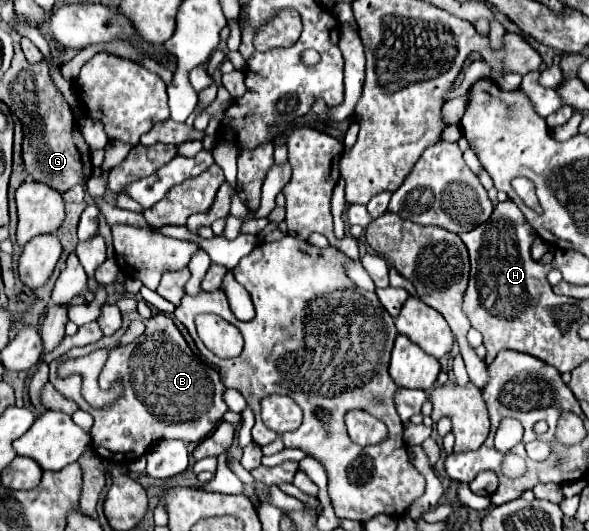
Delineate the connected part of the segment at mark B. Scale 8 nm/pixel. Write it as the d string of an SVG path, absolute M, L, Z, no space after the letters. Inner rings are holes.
M158 313L152 319L144 321L144 325L146 331L126 347L118 345L118 339L126 331L126 325L122 325L122 329L116 335L102 337L100 341L86 347L74 347L64 355L64 359L72 359L88 355L96 349L110 349L108 361L100 375L100 389L108 389L116 377L122 377L124 395L122 399L118 399L116 405L108 409L92 409L82 399L80 375L58 379L56 365L60 363L60 357L50 363L50 383L56 387L56 391L76 401L80 409L88 411L94 417L94 427L90 431L94 451L108 461L118 463L136 461L148 451L148 447L154 441L160 439L200 443L202 439L206 439L206 435L210 435L210 431L228 411L228 405L224 401L226 387L222 385L218 371L206 365L204 361L198 361L198 357L192 353L174 321Z

